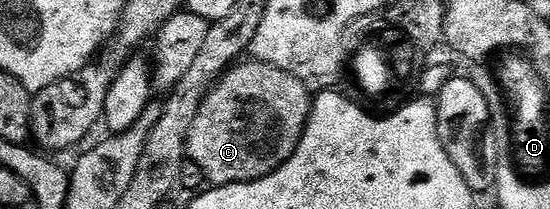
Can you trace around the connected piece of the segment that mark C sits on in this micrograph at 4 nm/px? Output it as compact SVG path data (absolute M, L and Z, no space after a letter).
M243 60L227 69L218 78L217 85L203 99L200 111L190 124L190 133L186 137L189 160L196 162L207 182L214 187L258 181L279 169L296 151L310 121L311 108L311 90L306 88L303 81L296 79L296 75L280 71L262 61Z

